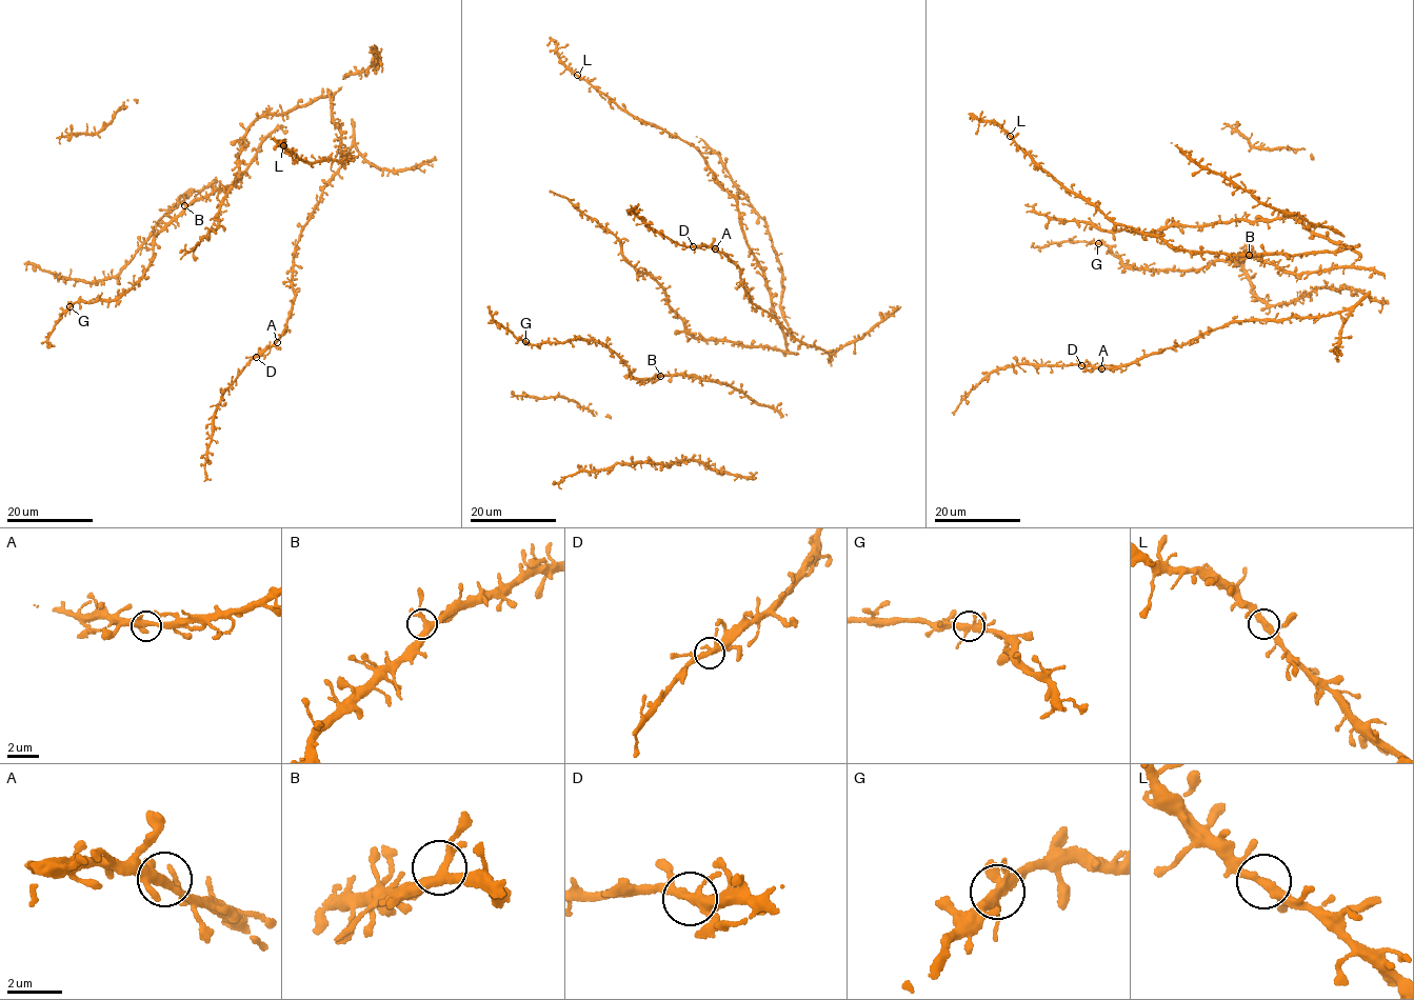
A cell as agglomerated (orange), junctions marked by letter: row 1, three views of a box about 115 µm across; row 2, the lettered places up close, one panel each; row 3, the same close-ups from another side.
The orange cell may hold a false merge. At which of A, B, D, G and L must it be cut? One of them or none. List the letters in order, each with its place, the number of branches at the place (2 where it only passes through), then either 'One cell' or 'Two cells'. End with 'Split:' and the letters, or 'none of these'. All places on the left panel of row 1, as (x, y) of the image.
A: Place: (277, 342). Branches: 3. One cell
B: Place: (184, 205). Branches: 4. One cell
D: Place: (256, 357). Branches: 4. One cell
G: Place: (70, 306). Branches: 4. One cell
L: Place: (283, 145). Branches: 4. One cell
Split: none of these

